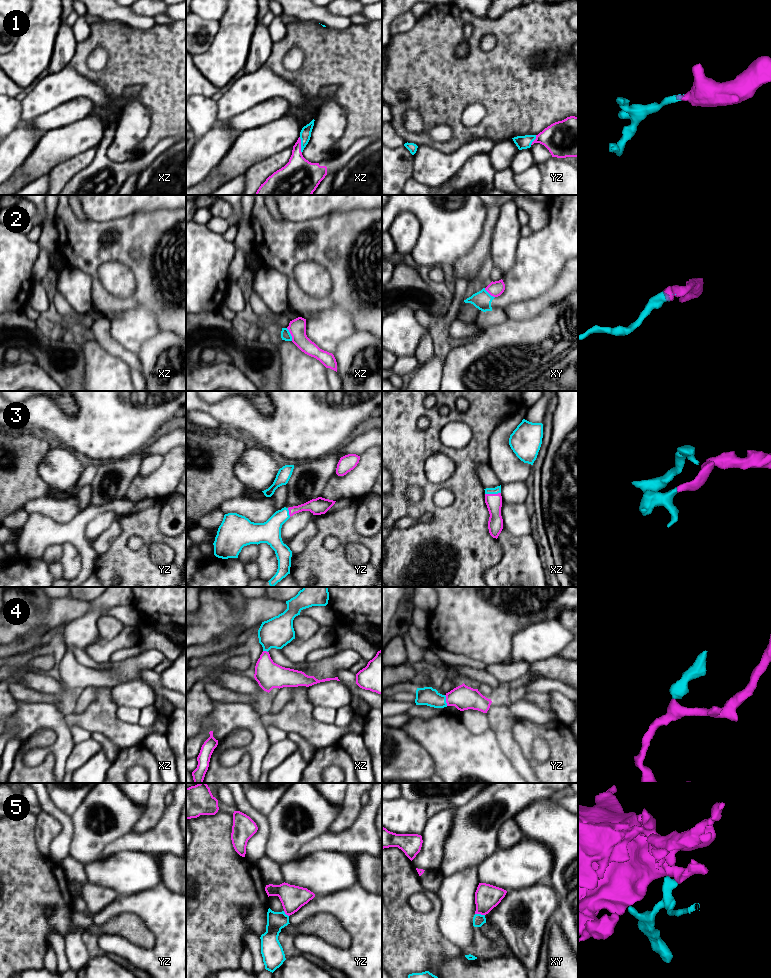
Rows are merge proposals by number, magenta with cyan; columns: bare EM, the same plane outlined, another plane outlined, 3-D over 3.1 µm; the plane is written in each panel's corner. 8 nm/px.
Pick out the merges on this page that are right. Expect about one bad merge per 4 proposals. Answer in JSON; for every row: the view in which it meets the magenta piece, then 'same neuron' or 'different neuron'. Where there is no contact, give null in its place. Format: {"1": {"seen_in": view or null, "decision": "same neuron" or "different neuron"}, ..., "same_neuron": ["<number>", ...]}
{"1": {"seen_in": "xz", "decision": "same neuron"}, "2": {"seen_in": "xz", "decision": "different neuron"}, "3": {"seen_in": "xz", "decision": "same neuron"}, "4": {"seen_in": "yz", "decision": "same neuron"}, "5": {"seen_in": "xy", "decision": "different neuron"}, "same_neuron": ["1", "3", "4"]}

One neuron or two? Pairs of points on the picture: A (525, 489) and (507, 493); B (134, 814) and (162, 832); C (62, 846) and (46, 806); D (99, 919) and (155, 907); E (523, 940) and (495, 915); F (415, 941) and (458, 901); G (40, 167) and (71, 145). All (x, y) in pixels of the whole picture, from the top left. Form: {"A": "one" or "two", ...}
{"A": "one", "B": "two", "C": "one", "D": "one", "E": "one", "F": "two", "G": "one"}

